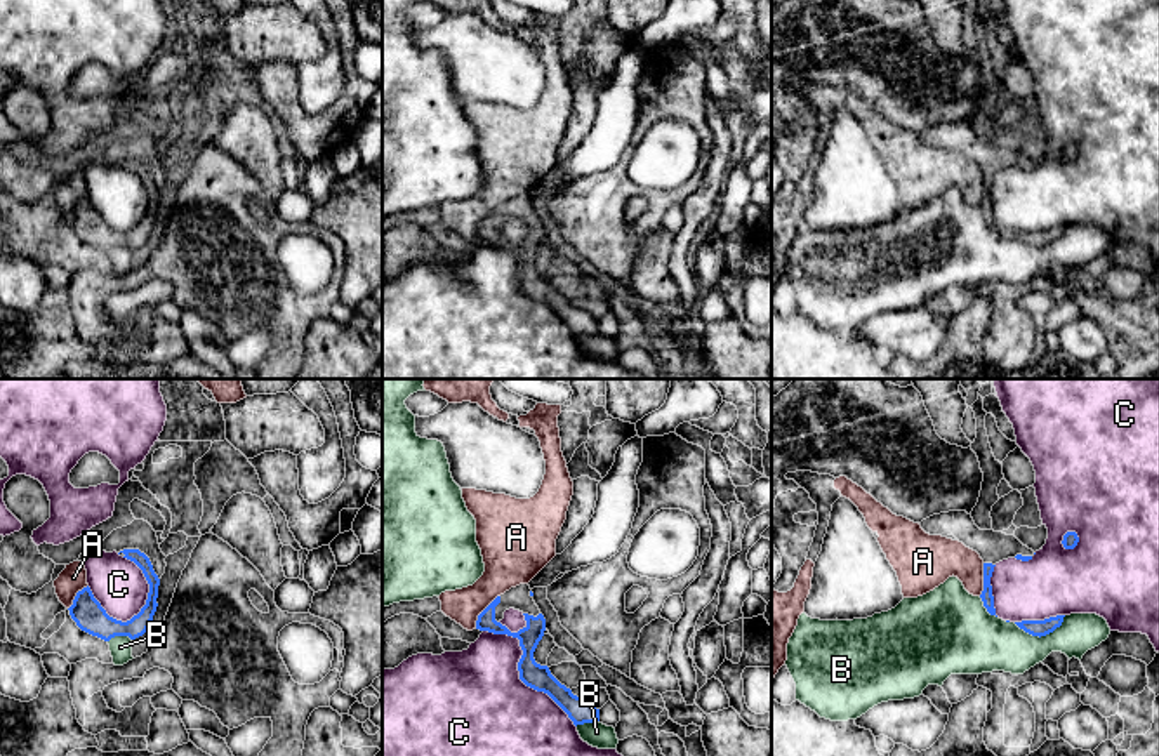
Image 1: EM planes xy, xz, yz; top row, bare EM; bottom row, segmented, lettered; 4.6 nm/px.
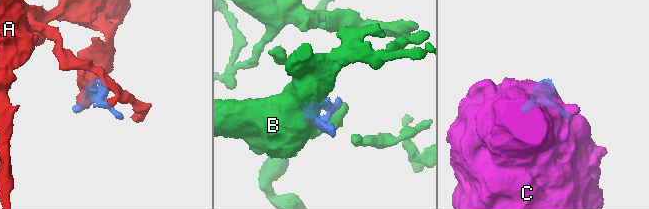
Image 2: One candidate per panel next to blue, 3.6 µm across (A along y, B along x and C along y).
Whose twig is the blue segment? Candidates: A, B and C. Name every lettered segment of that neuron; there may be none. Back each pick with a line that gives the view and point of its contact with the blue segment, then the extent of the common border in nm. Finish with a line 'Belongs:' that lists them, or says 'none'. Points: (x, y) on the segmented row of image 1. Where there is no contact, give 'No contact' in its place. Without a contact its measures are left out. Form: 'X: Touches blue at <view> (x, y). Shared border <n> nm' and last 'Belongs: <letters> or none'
Belongs: none

